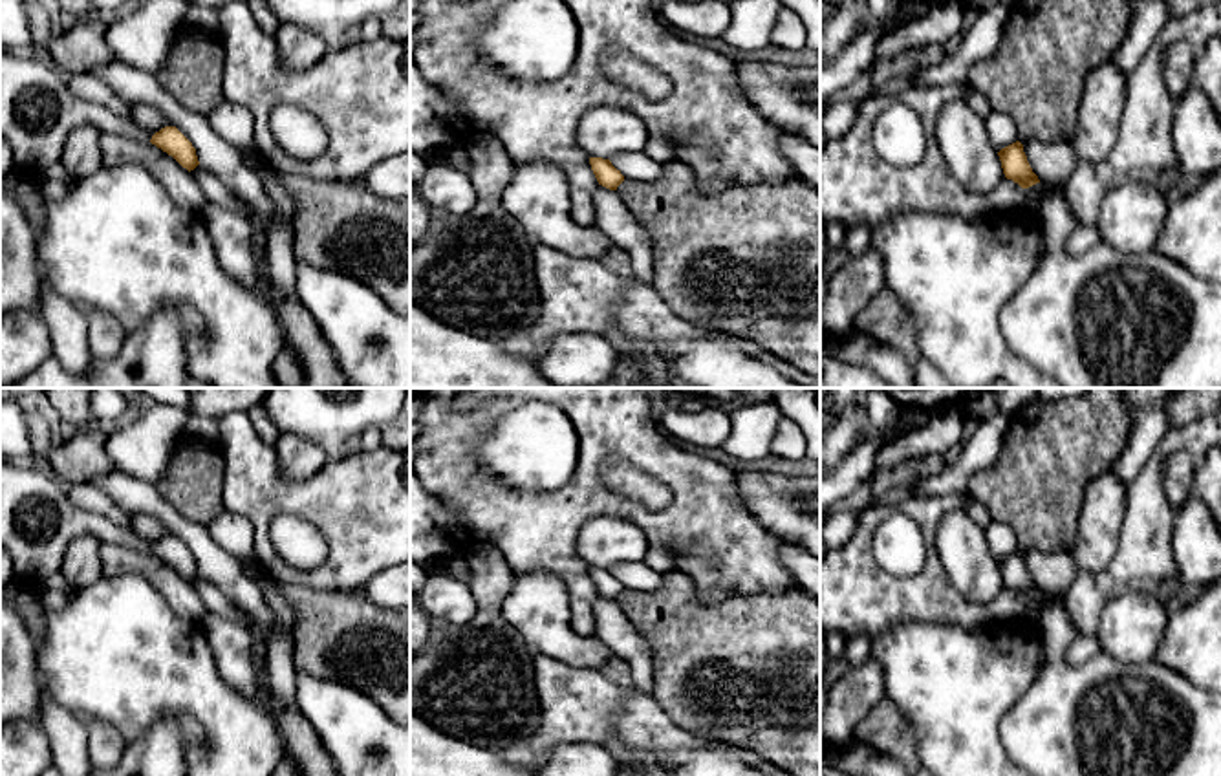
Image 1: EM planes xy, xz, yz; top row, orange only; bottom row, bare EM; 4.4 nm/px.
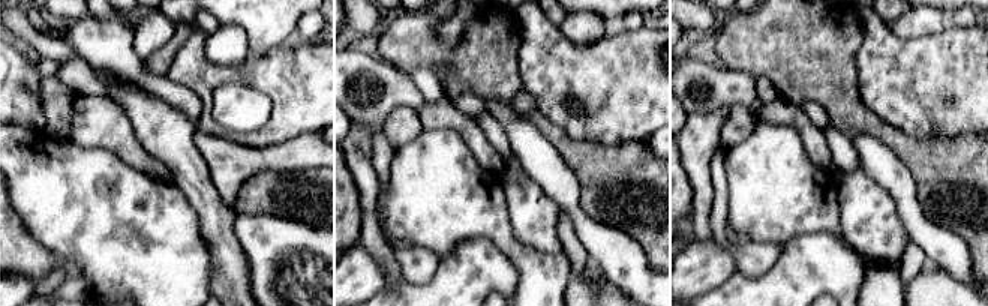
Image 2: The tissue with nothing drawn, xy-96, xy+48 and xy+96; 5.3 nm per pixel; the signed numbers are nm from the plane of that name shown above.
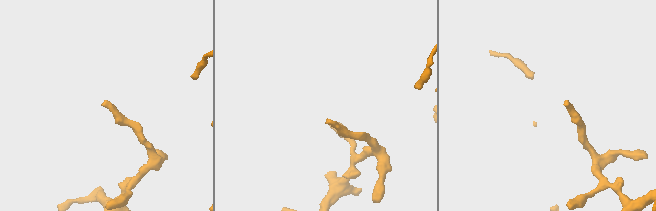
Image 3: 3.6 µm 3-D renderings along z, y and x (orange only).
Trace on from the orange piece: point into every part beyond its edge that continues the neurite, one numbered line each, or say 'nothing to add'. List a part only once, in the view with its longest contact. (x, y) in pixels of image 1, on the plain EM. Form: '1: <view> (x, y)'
1: xy (37, 518)

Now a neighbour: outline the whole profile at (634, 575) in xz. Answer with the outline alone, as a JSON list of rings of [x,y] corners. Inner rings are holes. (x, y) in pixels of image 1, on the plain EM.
[[[624,562],[610,569],[611,575],[626,587],[633,591],[654,591],[665,582],[665,575],[643,562]]]

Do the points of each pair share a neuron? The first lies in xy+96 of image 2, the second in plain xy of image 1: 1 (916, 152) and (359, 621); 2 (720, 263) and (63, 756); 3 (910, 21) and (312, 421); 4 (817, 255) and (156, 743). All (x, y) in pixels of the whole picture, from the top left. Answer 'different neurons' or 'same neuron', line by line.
1: same neuron
2: different neurons
3: different neurons
4: same neuron

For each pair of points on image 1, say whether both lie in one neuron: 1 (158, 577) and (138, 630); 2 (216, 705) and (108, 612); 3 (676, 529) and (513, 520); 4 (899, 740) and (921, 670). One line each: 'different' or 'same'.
1: different
2: same
3: same
4: different

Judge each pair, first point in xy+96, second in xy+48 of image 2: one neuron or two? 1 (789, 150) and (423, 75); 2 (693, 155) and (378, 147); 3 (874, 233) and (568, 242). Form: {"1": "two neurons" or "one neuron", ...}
{"1": "two neurons", "2": "two neurons", "3": "two neurons"}

